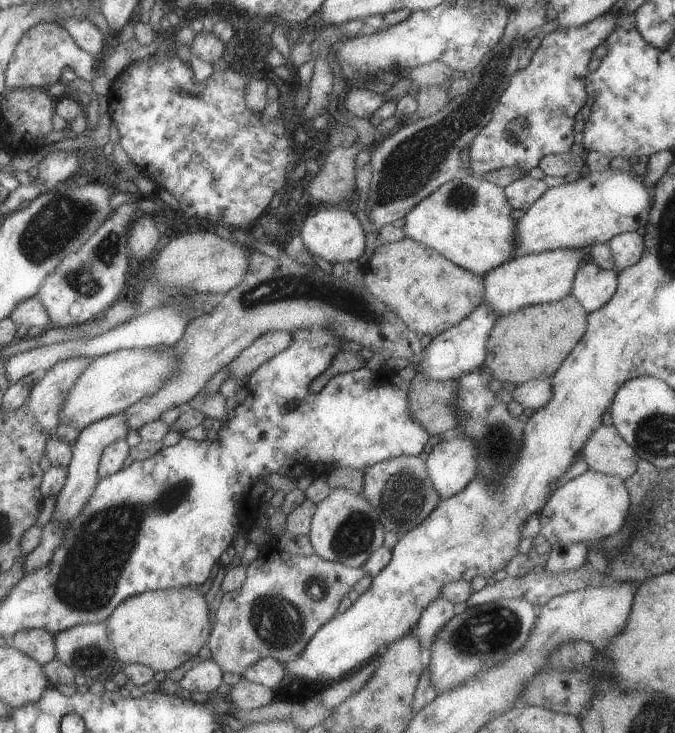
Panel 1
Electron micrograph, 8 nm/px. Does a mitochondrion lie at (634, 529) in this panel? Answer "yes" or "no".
no

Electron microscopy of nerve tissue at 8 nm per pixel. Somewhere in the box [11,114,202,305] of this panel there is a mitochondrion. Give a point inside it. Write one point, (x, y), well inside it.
(61, 220)

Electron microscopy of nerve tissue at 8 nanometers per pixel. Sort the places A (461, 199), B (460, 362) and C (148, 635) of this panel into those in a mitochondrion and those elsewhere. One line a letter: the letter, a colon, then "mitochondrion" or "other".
A: mitochondrion
B: other
C: other

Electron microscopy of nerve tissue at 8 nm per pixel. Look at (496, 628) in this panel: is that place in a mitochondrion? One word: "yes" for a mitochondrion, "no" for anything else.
yes

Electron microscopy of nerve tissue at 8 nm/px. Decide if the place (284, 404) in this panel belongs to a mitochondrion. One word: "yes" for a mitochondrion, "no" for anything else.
yes

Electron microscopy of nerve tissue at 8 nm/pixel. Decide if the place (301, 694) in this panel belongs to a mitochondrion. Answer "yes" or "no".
no

